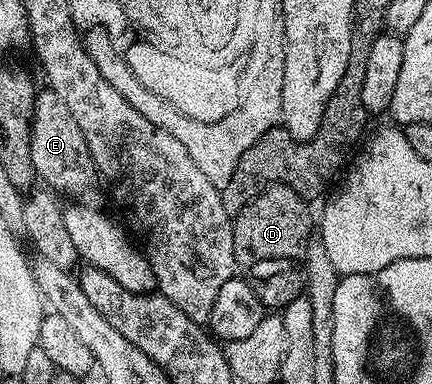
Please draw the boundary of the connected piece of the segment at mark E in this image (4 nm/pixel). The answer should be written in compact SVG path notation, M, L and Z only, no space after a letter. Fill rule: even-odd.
M50 90L40 91L35 98L35 109L31 122L32 158L36 177L44 180L48 189L56 193L68 192L71 198L83 198L97 181L97 169L91 161L91 151L77 126L77 118L57 94ZM59 191L59 192L58 192ZM79 195L79 196L75 196Z

